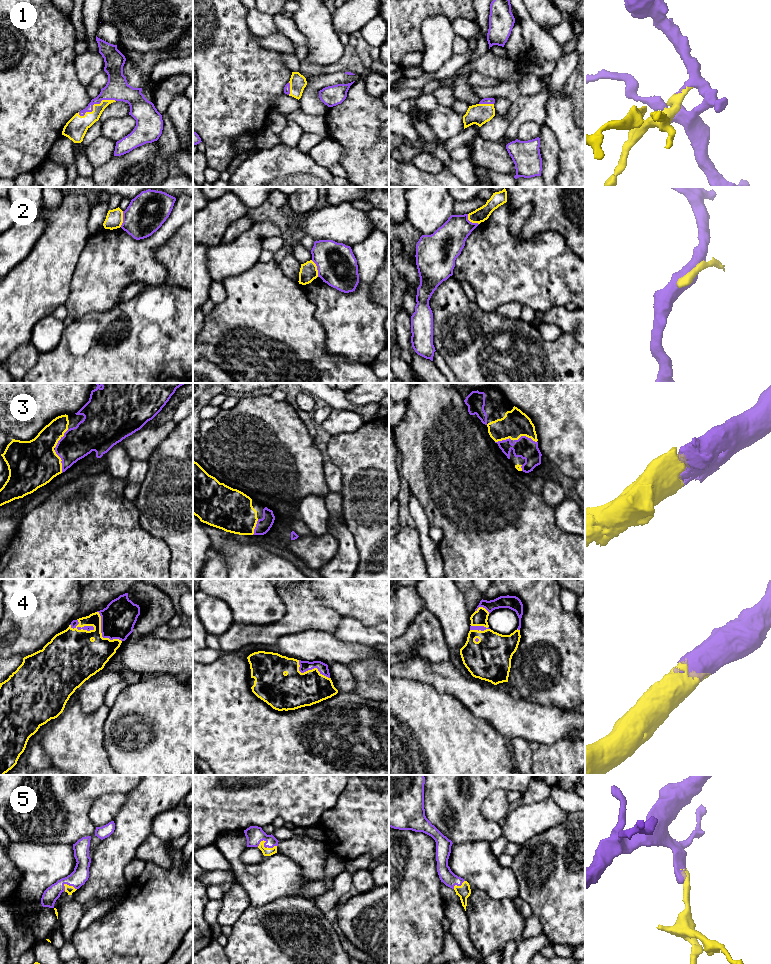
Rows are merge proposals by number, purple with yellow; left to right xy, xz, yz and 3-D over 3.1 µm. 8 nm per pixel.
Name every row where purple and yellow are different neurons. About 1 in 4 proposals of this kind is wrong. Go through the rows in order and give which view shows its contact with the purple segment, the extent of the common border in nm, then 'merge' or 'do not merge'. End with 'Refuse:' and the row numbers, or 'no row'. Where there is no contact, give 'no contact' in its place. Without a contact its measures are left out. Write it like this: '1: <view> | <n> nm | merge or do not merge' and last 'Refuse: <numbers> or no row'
1: xy | 320 nm | merge
2: xz | 150 nm | merge
3: xy | 200 nm | merge
4: xy | 320 nm | merge
5: xz | 160 nm | merge
Refuse: no row

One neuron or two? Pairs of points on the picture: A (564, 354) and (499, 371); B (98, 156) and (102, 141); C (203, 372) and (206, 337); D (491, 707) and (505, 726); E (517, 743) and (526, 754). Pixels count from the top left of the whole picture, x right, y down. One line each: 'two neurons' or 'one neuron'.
A: one neuron
B: one neuron
C: two neurons
D: one neuron
E: one neuron

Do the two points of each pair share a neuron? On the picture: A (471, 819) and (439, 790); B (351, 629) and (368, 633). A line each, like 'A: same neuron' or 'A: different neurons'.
A: same neuron
B: same neuron

